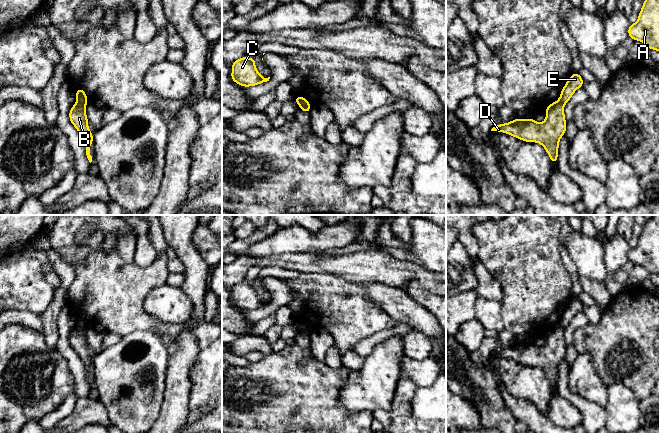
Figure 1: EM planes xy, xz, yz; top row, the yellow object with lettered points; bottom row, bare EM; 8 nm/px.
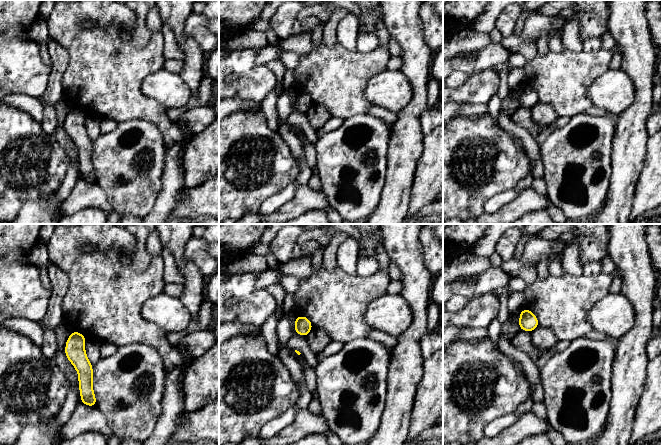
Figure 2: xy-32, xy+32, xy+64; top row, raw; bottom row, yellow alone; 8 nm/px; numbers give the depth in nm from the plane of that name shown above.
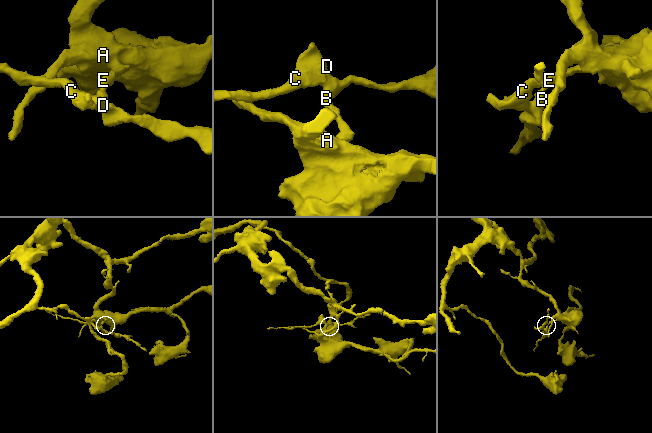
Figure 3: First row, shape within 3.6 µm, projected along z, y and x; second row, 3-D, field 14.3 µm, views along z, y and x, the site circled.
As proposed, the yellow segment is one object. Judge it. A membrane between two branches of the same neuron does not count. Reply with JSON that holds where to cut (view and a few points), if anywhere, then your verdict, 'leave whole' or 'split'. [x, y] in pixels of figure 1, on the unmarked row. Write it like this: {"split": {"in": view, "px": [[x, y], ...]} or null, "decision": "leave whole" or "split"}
{"split": {"in": "xy", "px": [[77, 324], [85, 327]]}, "decision": "split"}

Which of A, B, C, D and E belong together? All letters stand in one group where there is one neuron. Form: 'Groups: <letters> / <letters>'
Groups: A E / B C D

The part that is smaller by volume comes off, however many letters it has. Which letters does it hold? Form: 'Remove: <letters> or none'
Remove: B, C, D

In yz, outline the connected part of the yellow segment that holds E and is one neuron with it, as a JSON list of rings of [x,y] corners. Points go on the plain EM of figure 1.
[[[579,297],[571,298],[570,302],[568,303],[565,310],[562,312],[561,318],[560,318],[560,324],[563,328],[566,328],[574,316],[583,310],[584,304],[581,302]]]

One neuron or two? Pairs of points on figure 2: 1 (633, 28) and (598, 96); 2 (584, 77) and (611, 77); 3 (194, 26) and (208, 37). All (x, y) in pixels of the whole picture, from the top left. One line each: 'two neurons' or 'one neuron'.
1: two neurons
2: two neurons
3: one neuron

